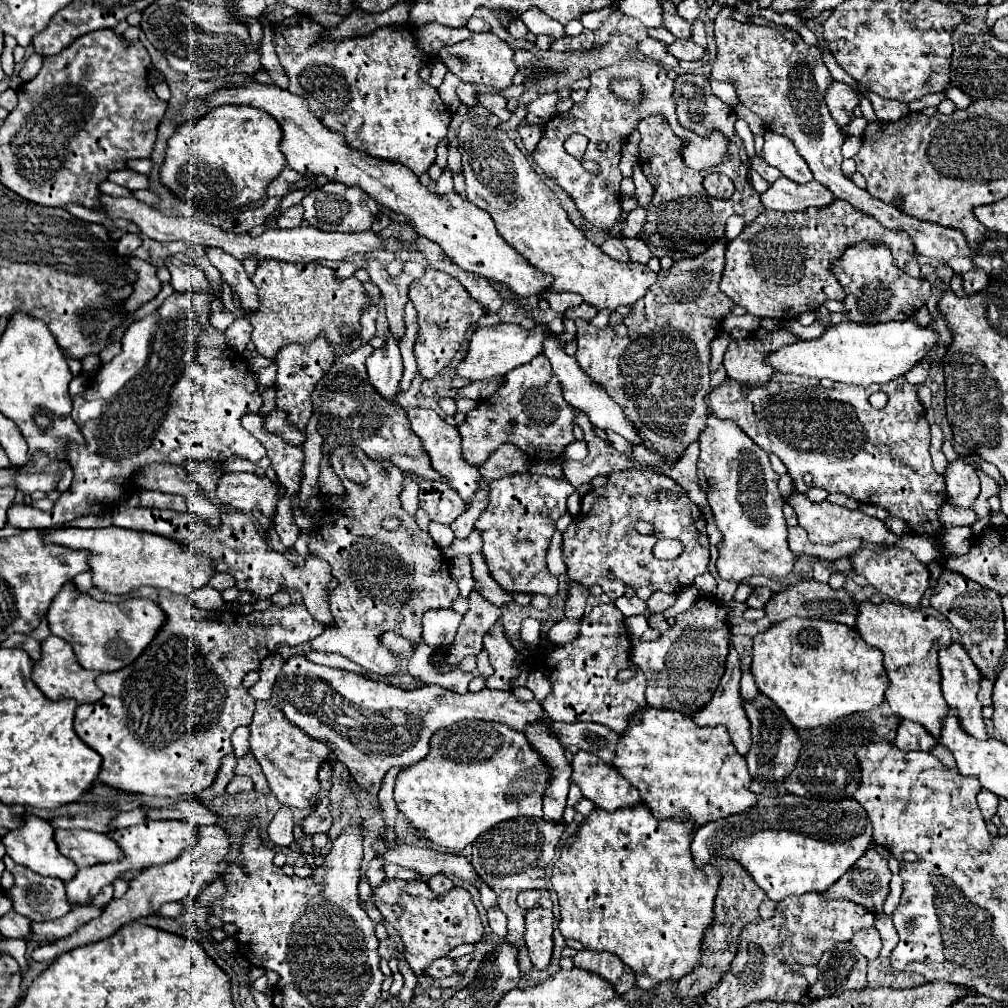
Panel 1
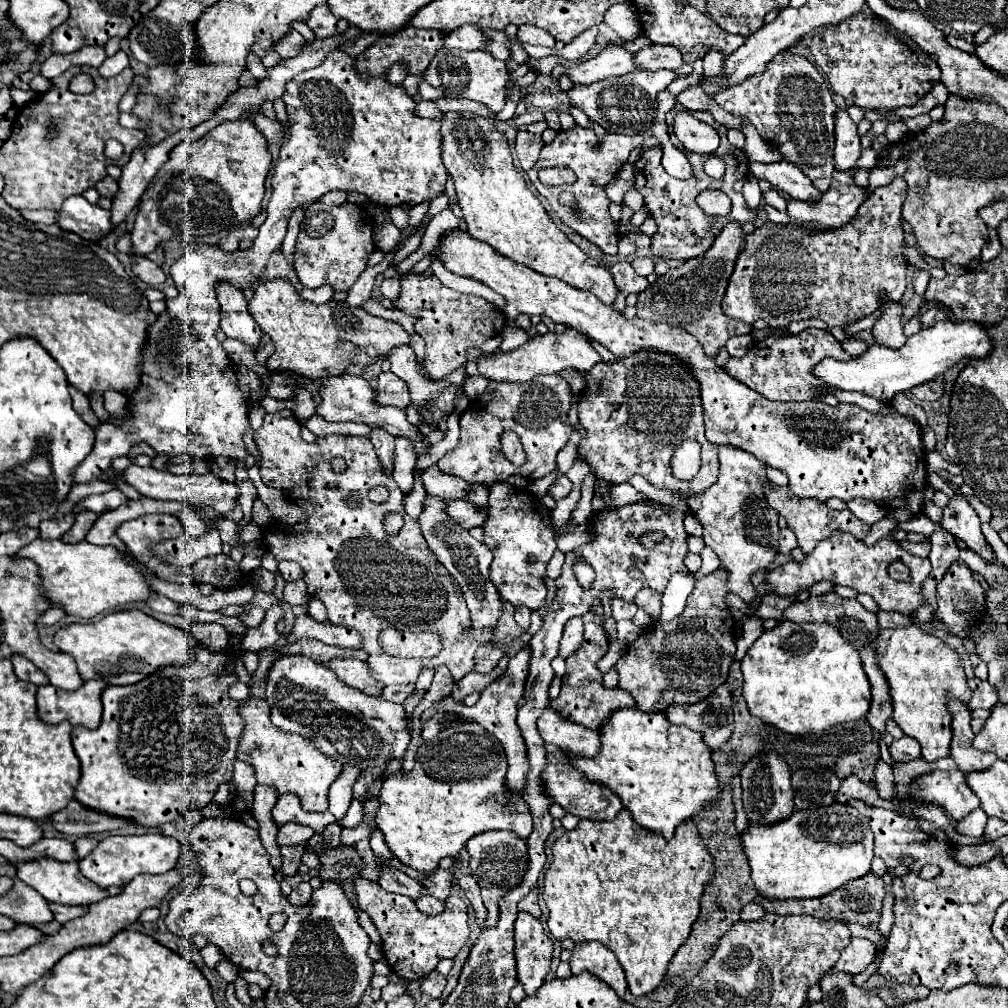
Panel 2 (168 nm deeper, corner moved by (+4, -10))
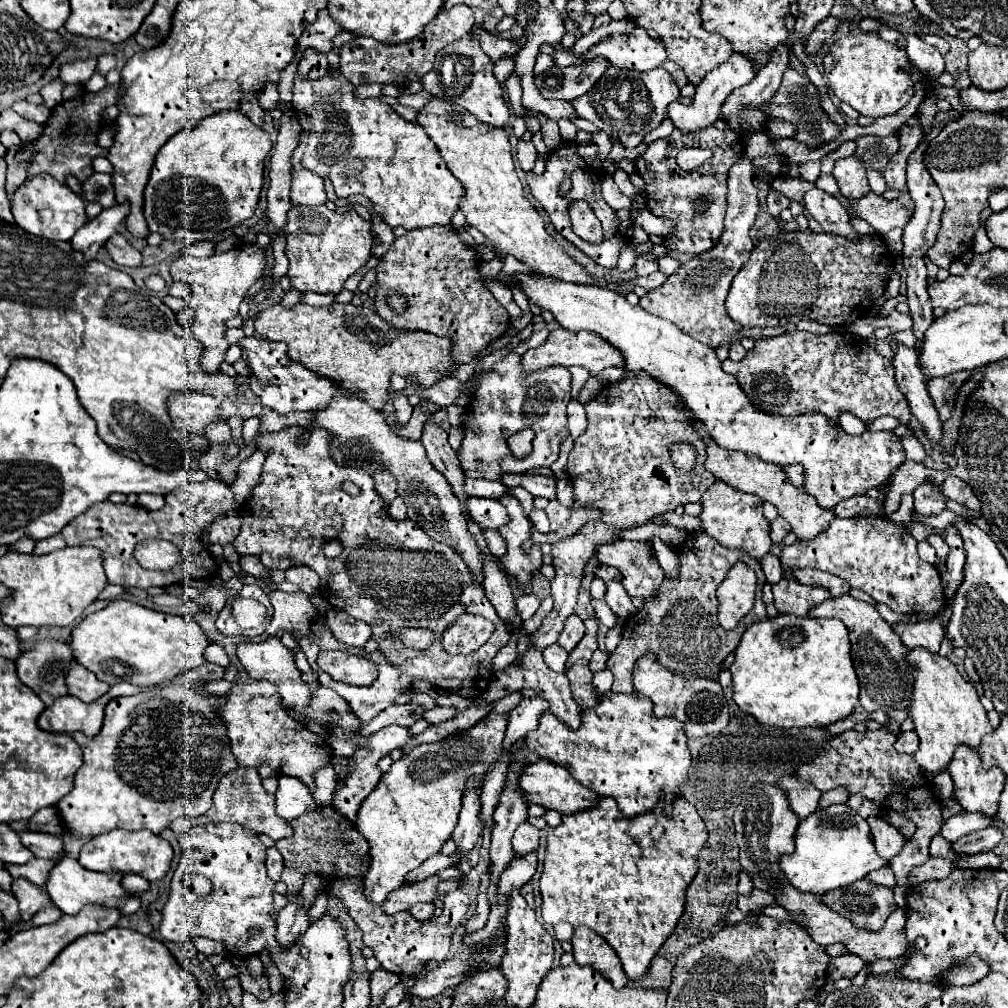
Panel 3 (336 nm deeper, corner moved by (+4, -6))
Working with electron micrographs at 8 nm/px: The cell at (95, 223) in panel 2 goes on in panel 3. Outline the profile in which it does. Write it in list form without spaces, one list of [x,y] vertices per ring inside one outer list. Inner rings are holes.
[[[36,176],[36,180],[22,184],[12,198],[12,214],[20,228],[48,240],[70,240],[74,232],[88,222],[86,202],[66,184],[52,180],[52,176]]]

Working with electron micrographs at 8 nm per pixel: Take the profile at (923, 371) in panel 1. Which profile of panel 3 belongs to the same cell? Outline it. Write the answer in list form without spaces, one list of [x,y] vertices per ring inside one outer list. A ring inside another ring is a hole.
[[[954,372],[954,374],[942,376],[942,378],[928,380],[928,394],[930,394],[942,422],[948,420],[952,406],[954,406],[956,390],[962,386],[962,382],[966,378],[970,378],[970,372]]]

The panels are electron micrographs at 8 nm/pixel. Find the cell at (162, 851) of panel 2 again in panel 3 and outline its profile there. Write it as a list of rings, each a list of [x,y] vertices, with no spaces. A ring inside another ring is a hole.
[[[112,830],[106,834],[94,836],[90,842],[86,842],[80,850],[78,862],[86,870],[94,872],[106,872],[106,874],[140,874],[146,880],[158,880],[170,870],[172,862],[172,846],[168,840],[164,840],[158,834],[152,834],[148,830],[128,832],[128,830]]]

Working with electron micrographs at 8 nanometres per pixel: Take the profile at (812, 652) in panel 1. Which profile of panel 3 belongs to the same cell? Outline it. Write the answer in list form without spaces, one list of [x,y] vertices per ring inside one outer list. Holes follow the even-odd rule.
[[[780,614],[752,624],[736,648],[736,658],[730,666],[734,684],[734,702],[740,710],[752,714],[768,726],[828,726],[850,716],[858,704],[860,682],[850,656],[848,628],[836,618],[798,618]]]

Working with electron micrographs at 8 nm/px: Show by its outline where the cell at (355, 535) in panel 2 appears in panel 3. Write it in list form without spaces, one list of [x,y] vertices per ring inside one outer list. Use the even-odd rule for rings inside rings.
[[[288,426],[280,432],[266,432],[256,436],[256,446],[266,448],[266,462],[262,470],[262,482],[254,488],[252,498],[242,504],[242,528],[238,538],[234,540],[234,546],[240,556],[254,554],[262,560],[266,568],[278,568],[286,570],[296,564],[304,564],[312,568],[320,576],[320,594],[322,598],[336,610],[344,610],[354,618],[362,618],[372,628],[372,638],[378,642],[378,650],[386,656],[388,664],[396,666],[398,670],[406,672],[412,682],[428,680],[434,686],[440,686],[448,692],[456,692],[462,696],[478,696],[486,690],[490,682],[490,662],[496,656],[496,652],[508,642],[510,632],[504,628],[504,622],[498,618],[496,610],[492,608],[490,600],[484,596],[484,588],[468,576],[468,570],[464,568],[460,556],[448,548],[444,542],[428,540],[428,534],[414,524],[412,520],[394,520],[386,512],[386,504],[380,498],[380,494],[374,488],[372,476],[362,468],[352,466],[338,466],[330,456],[330,440],[334,438],[332,432],[324,428],[316,428],[310,432],[308,440],[302,440],[304,428],[302,426]],[[342,480],[352,480],[356,486],[360,486],[360,496],[352,498],[340,490]],[[330,540],[340,540],[342,554],[336,558],[324,556],[324,546]],[[462,614],[476,614],[486,620],[490,620],[496,630],[490,636],[490,640],[468,656],[452,656],[444,652],[440,644],[434,644],[426,650],[410,650],[404,648],[398,642],[392,642],[386,638],[388,630],[396,630],[400,626],[422,626],[430,628],[436,638],[440,638],[450,624],[454,624]]]

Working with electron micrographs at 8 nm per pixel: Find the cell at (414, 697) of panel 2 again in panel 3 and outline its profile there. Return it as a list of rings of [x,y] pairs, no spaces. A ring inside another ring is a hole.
[[[392,724],[392,726],[386,726],[386,728],[382,728],[380,732],[376,732],[376,734],[372,734],[370,738],[368,738],[368,742],[364,742],[360,748],[356,748],[356,752],[354,752],[354,756],[352,756],[352,760],[354,760],[354,764],[356,764],[356,770],[338,786],[338,790],[336,790],[336,794],[334,794],[334,806],[336,806],[336,810],[344,816],[344,818],[348,818],[350,822],[356,822],[356,814],[358,814],[358,810],[360,810],[360,804],[366,800],[366,796],[376,788],[376,784],[380,782],[380,770],[378,770],[378,760],[382,758],[382,756],[386,756],[386,754],[390,754],[394,748],[402,748],[408,740],[410,740],[410,730],[406,728],[406,726],[398,726],[398,724]]]

